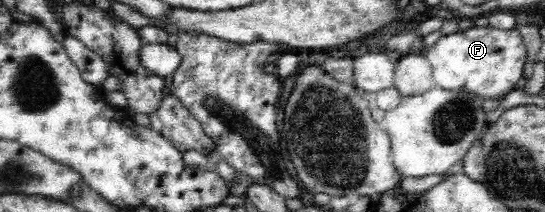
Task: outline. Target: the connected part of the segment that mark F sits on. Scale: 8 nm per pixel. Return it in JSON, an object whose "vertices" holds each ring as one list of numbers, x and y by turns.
{"vertices":[[491,25,443,35,424,53,432,66,434,86,443,90,468,91,493,101,503,100,521,80,526,57,523,37,517,28,499,30]]}

